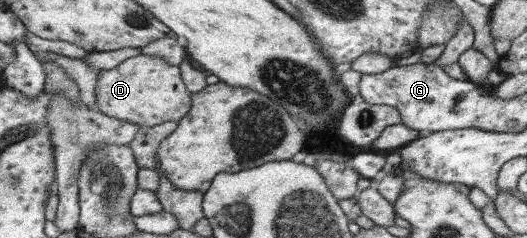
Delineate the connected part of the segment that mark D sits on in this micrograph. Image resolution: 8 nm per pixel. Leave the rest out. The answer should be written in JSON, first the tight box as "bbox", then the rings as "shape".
{"bbox":[93,54,190,127],"shape":[[[140,54],[125,59],[115,68],[100,71],[93,91],[94,110],[145,127],[178,121],[190,107],[190,93],[181,80],[179,67],[167,63],[163,57]]]}

